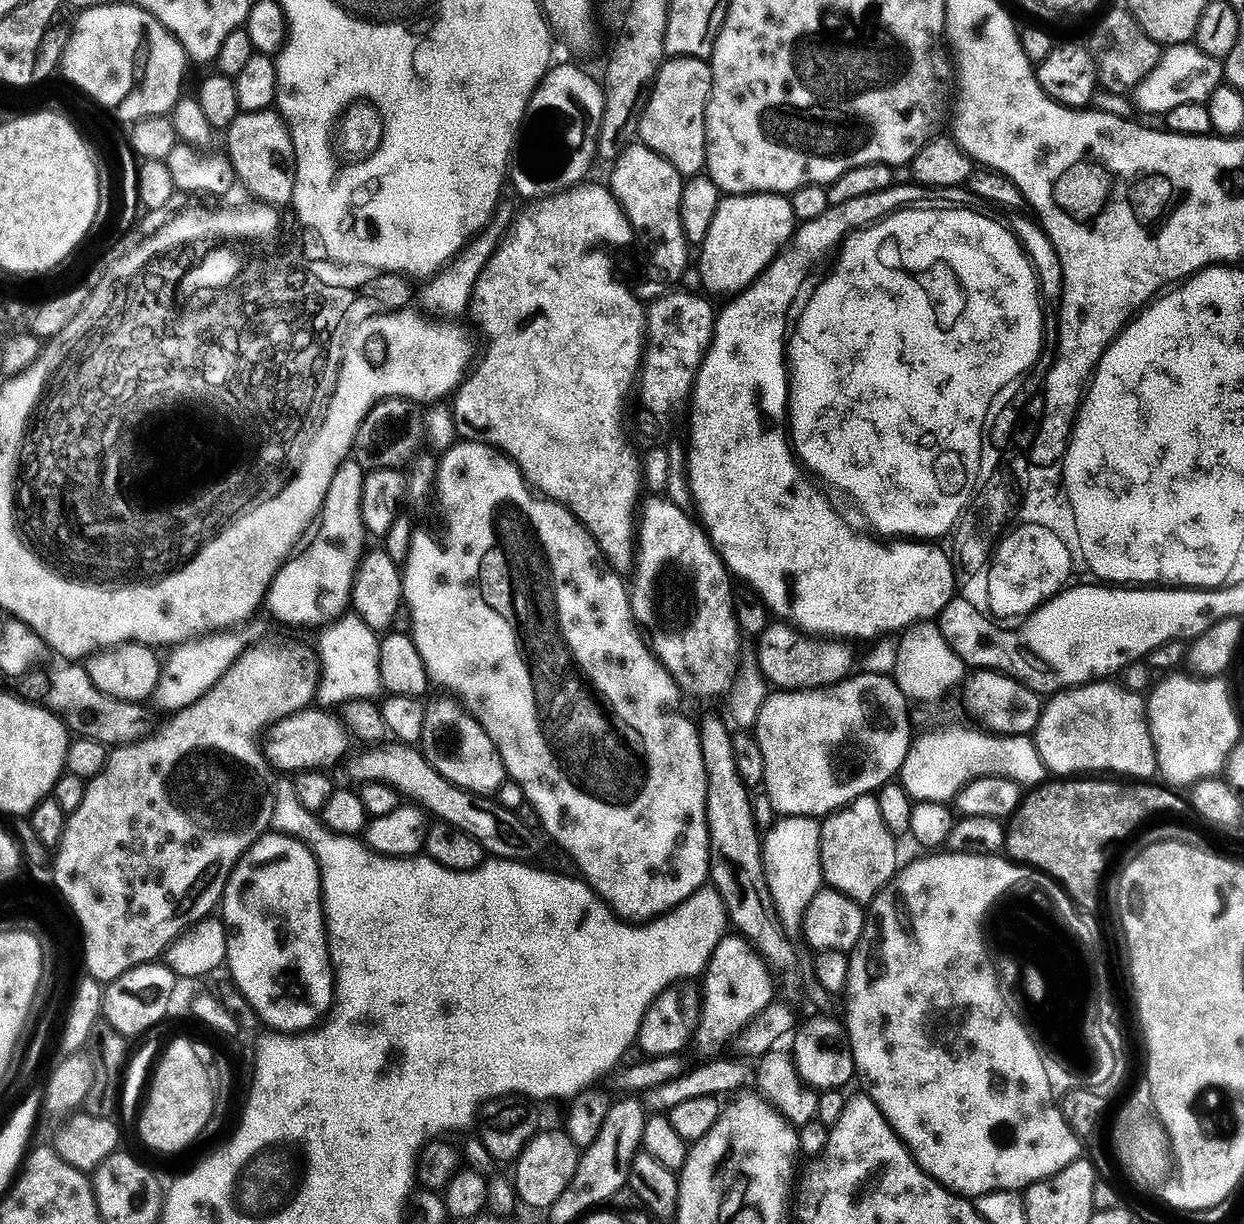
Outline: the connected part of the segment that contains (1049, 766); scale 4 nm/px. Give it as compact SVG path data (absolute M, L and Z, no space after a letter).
M1093 682L1080 688L1055 693L1040 714L1040 727L1034 733L1036 748L1040 752L1045 769L1057 772L1060 778L1072 778L1077 774L1108 774L1121 772L1121 777L1148 782L1157 775L1156 747L1148 725L1148 705L1139 692L1130 692L1116 682Z

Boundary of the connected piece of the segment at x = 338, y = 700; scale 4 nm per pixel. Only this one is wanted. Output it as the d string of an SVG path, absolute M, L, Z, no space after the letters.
M344 618L331 629L332 641L328 653L322 656L322 700L328 704L343 706L349 700L370 700L382 692L380 682L381 637L359 618Z

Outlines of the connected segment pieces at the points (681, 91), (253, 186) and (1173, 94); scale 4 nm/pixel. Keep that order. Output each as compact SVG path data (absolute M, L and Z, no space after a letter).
M693 56L665 59L638 116L639 143L666 158L666 162L670 162L670 166L674 166L681 176L691 178L701 175L708 162L706 110L711 97L712 65L708 60L699 60Z
M279 111L245 112L226 130L226 154L236 170L236 179L268 204L292 204L292 192L298 187L298 173L291 130Z
M1192 44L1169 47L1160 57L1160 65L1134 90L1136 104L1144 112L1172 112L1187 104L1200 104L1211 100L1221 87L1224 70L1221 61L1210 58Z

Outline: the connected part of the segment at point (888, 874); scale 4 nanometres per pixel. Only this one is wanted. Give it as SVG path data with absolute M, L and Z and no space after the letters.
M875 795L863 796L821 823L820 861L823 883L846 894L861 906L873 903L893 883L901 867L897 837L882 822L882 810Z

